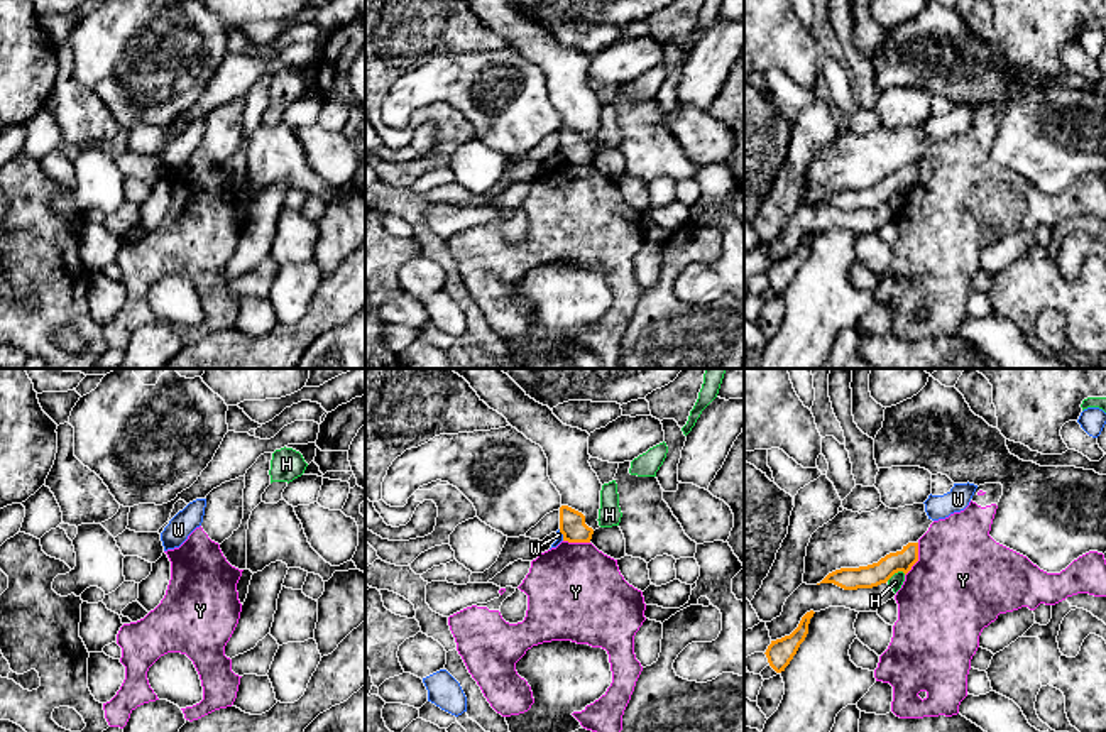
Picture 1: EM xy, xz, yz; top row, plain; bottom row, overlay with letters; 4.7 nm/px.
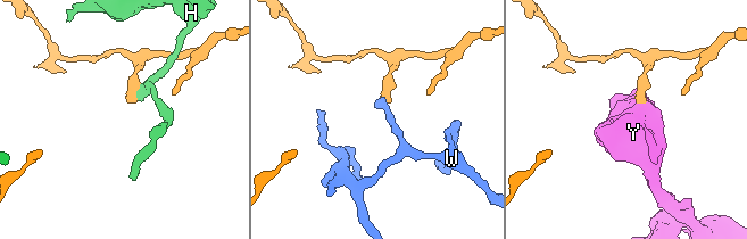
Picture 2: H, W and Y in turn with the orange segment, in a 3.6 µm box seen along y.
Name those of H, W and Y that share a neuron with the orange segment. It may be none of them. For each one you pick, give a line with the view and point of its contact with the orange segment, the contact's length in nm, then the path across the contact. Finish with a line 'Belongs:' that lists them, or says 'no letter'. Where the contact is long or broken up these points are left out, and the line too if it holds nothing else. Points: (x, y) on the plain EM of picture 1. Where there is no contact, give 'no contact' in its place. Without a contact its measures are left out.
Belongs: no letter

